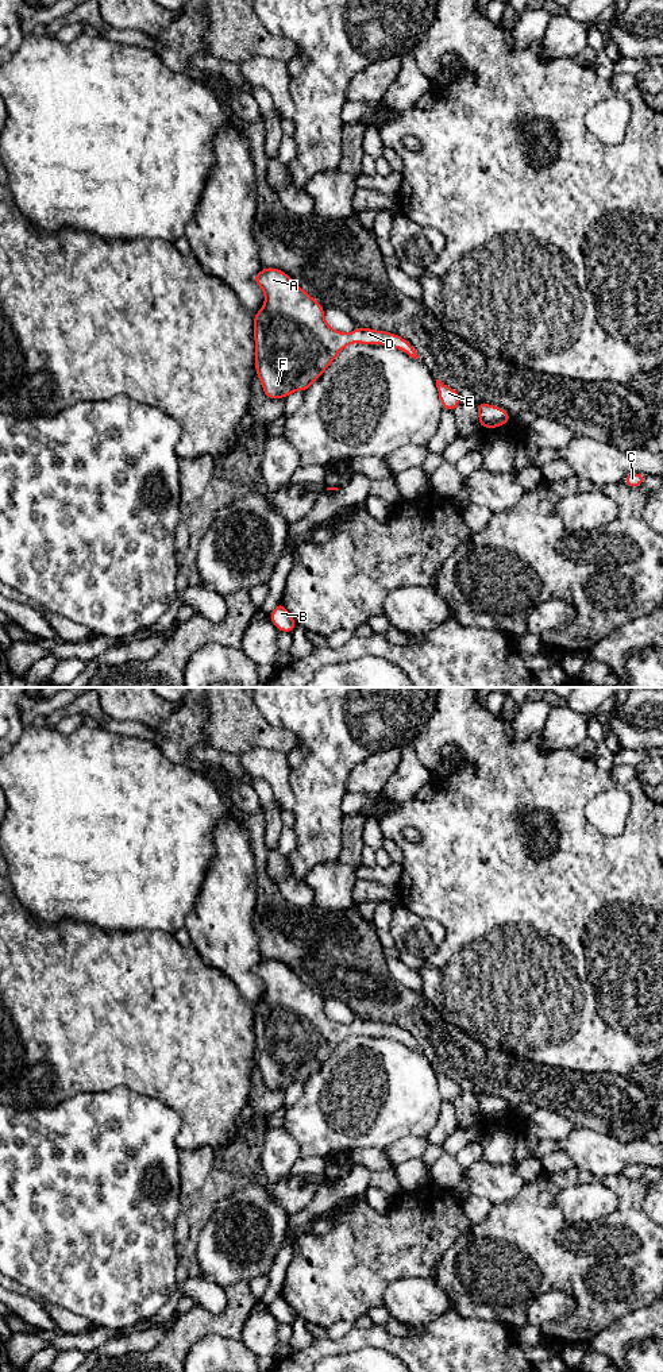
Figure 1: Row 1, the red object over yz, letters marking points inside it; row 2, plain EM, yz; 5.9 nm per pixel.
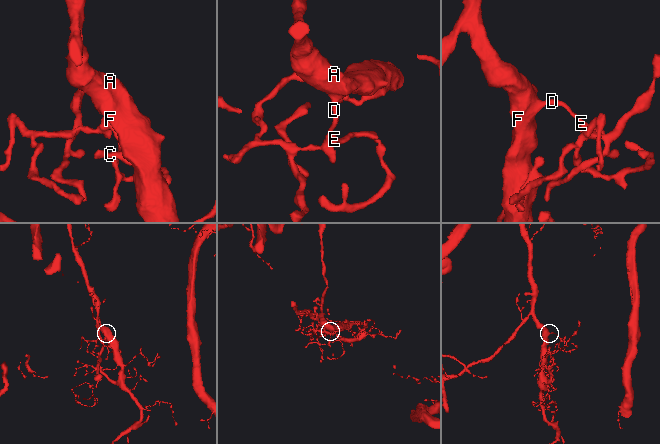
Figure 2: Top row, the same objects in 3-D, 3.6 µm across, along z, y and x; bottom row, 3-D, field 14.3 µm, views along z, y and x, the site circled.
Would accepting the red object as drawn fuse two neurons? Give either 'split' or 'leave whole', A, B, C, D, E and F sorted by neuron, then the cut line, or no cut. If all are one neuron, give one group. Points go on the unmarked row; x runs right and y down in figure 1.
leave whole; groups A B C D E F; cut none

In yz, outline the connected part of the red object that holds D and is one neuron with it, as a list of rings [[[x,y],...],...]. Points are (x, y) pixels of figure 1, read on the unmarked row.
[[[263,959],[253,972],[265,984],[265,995],[254,1006],[254,1033],[257,1068],[266,1090],[286,1090],[296,1082],[307,1083],[350,1034],[389,1037],[419,1049],[415,1038],[393,1024],[356,1018],[344,1025],[331,1020],[325,1014],[324,998],[280,960]]]

